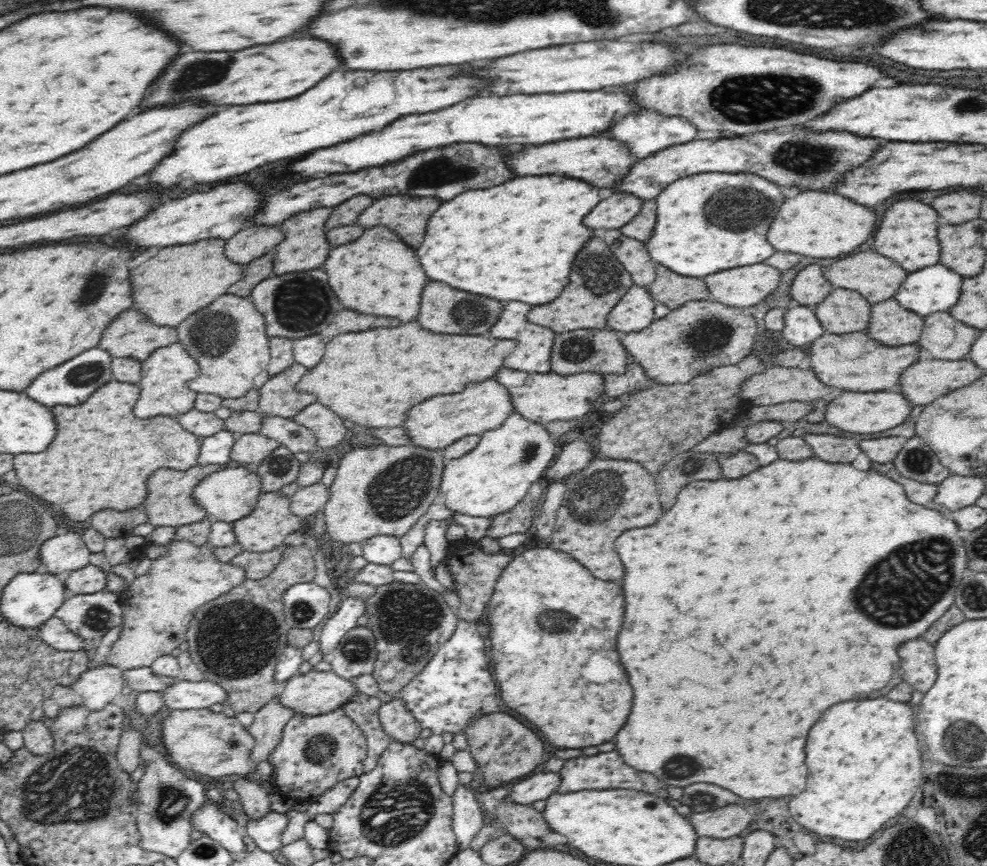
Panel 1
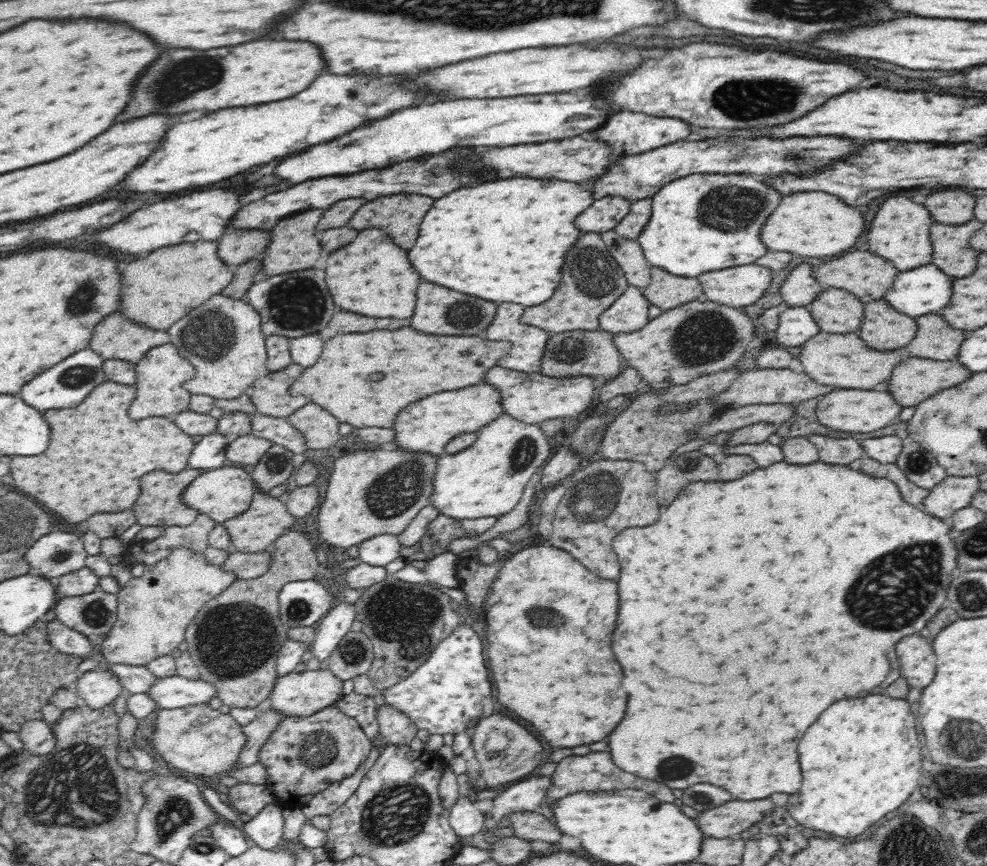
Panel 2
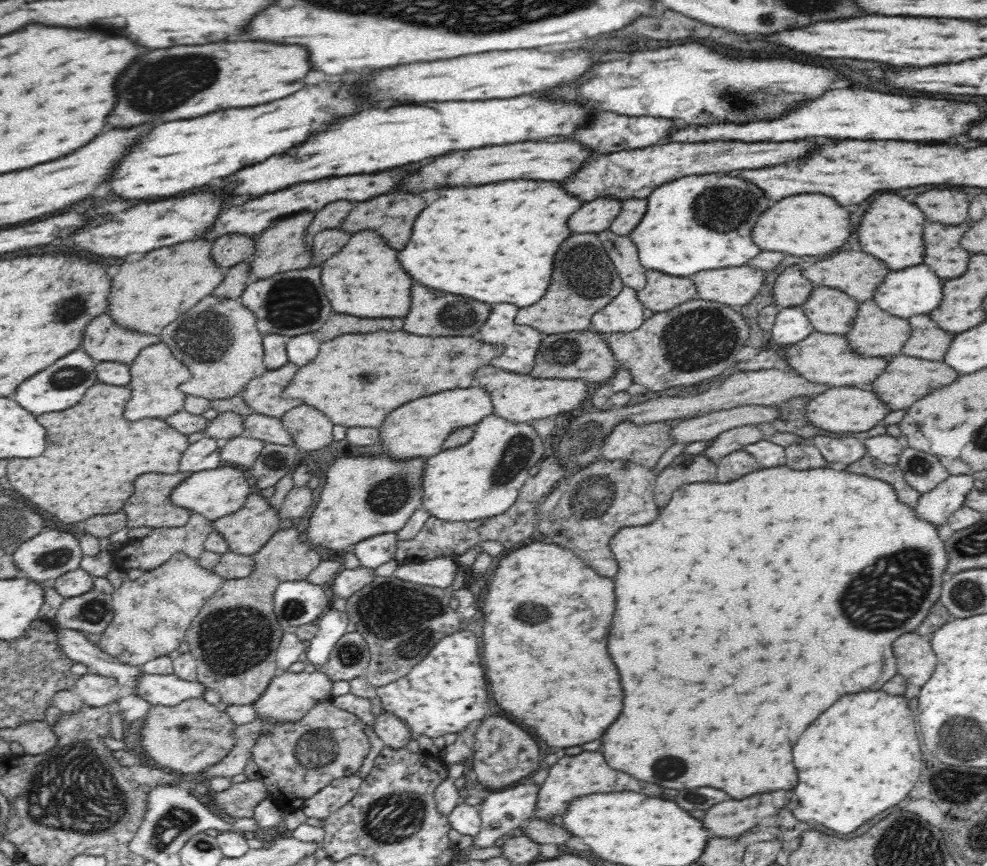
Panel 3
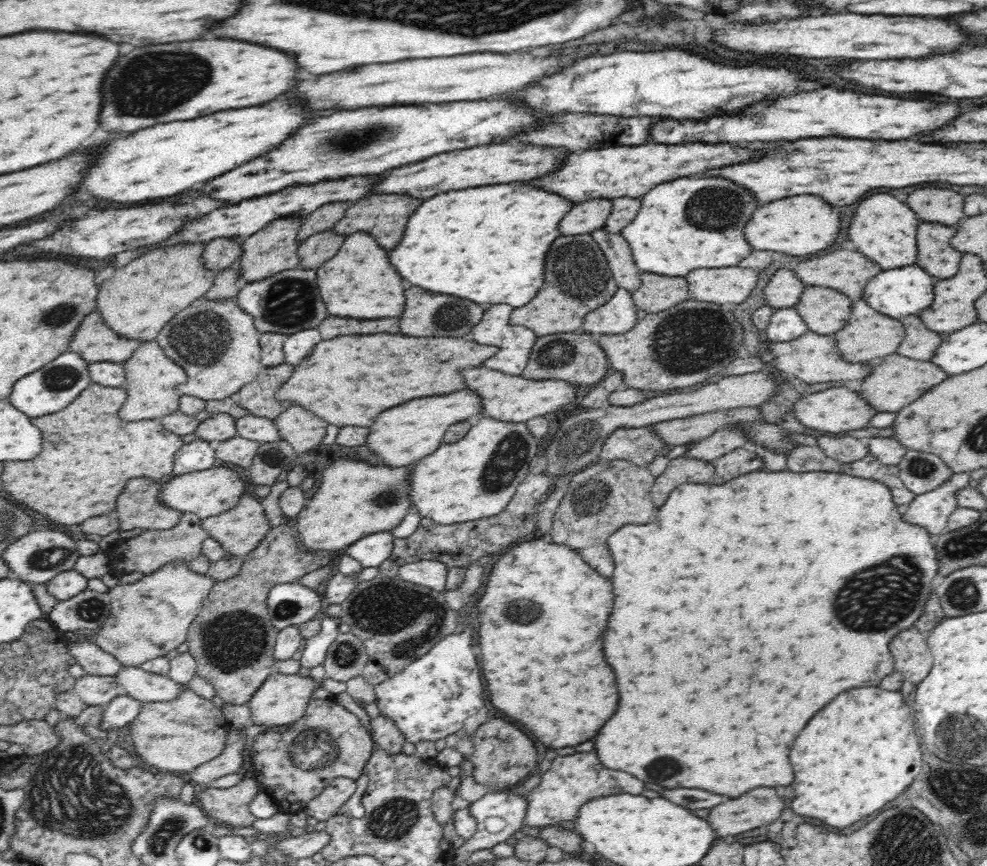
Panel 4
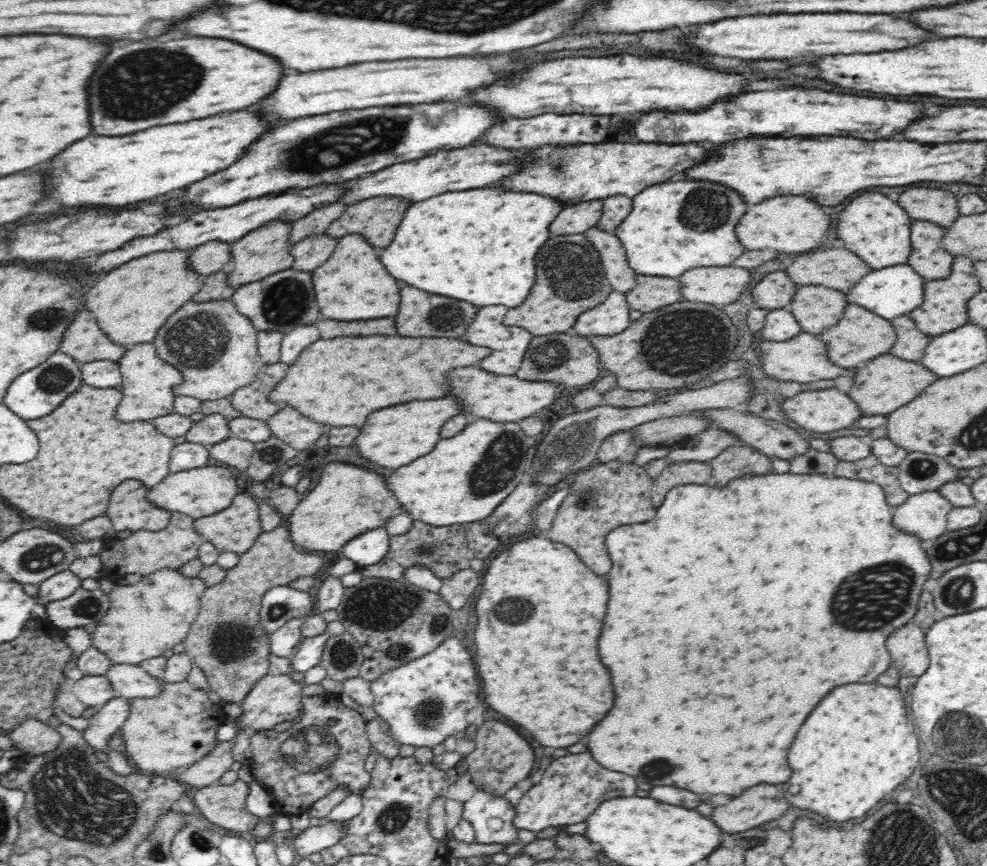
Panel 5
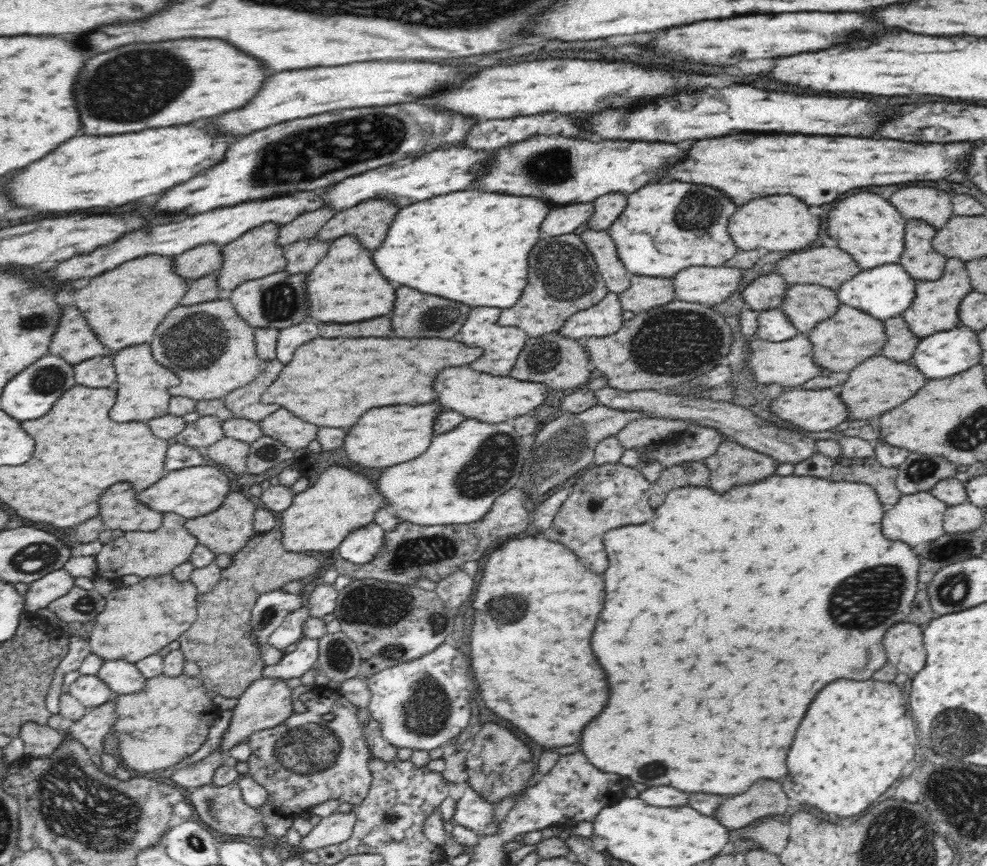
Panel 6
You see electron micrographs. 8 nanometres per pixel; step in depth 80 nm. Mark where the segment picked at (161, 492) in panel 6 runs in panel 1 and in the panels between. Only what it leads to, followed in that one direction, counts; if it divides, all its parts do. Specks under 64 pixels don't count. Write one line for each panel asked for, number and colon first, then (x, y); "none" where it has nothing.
1: (228, 495)
2: (223, 493)
3: (215, 493)
4: (206, 493)
5: (200, 492)

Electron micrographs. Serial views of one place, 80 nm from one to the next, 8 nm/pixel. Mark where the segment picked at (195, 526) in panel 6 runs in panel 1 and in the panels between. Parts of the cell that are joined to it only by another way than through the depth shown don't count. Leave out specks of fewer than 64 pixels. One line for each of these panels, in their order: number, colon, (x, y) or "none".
1: (272, 520)
2: (267, 519)
3: (247, 530)
4: (240, 530)
5: (235, 529)

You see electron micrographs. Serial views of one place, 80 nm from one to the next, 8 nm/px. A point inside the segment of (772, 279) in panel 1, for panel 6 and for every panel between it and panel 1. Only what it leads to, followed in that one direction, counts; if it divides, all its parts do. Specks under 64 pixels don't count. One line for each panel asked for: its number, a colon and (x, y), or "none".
2: (738, 287)
3: (734, 286)
4: (729, 286)
5: (719, 286)
6: (715, 284)

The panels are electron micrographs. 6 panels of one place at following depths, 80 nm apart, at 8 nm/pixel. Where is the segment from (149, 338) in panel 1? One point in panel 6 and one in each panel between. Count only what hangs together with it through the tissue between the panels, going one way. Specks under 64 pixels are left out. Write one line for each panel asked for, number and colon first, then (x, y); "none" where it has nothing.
2: (116, 338)
3: (104, 340)
4: (94, 341)
5: (83, 341)
6: (75, 342)

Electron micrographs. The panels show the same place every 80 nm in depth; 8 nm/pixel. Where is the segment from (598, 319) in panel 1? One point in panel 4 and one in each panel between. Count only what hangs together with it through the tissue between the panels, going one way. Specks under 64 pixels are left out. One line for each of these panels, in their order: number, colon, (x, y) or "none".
2: (591, 276)
3: (561, 310)
4: (558, 308)

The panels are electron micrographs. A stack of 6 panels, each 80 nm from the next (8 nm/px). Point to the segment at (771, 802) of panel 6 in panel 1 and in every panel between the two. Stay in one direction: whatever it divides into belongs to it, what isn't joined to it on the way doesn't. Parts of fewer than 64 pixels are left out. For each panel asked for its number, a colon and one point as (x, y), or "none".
1: (731, 820)
2: (721, 822)
3: (732, 817)
4: (741, 814)
5: (764, 802)

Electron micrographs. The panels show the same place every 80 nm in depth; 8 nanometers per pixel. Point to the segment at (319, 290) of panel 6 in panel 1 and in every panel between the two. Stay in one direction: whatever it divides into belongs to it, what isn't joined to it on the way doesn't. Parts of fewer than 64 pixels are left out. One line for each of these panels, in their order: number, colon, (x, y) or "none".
1: (378, 274)
2: (372, 276)
3: (364, 279)
4: (359, 282)
5: (353, 285)

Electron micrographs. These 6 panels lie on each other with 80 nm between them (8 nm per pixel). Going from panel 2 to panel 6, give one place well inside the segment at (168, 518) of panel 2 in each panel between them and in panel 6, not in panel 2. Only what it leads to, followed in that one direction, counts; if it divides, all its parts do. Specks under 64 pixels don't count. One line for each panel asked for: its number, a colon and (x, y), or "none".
3: (151, 505)
4: (139, 506)
5: (129, 509)
6: (120, 509)

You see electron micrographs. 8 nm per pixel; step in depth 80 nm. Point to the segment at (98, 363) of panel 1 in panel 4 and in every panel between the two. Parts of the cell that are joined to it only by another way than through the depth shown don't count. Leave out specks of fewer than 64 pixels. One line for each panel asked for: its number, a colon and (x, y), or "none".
2: (65, 385)
3: (76, 372)
4: (52, 388)

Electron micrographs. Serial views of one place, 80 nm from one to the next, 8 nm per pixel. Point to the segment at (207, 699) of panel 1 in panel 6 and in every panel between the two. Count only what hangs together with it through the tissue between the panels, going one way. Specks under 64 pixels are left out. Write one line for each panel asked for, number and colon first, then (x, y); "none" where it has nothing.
2: (177, 692)
3: (170, 690)
4: (141, 685)
5: (130, 681)
6: (123, 678)

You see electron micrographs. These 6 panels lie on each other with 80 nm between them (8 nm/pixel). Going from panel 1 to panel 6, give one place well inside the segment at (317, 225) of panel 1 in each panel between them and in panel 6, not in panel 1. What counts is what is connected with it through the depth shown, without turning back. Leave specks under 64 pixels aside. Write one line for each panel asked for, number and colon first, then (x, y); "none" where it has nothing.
2: (294, 247)
3: (284, 247)
4: (274, 249)
5: (265, 251)
6: (258, 253)

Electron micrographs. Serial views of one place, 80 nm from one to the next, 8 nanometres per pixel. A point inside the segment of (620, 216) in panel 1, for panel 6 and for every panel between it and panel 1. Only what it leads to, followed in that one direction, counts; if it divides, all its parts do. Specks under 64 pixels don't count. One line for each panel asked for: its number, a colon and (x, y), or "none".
2: (604, 215)
3: (597, 215)
4: (585, 218)
5: (578, 219)
6: (566, 219)

